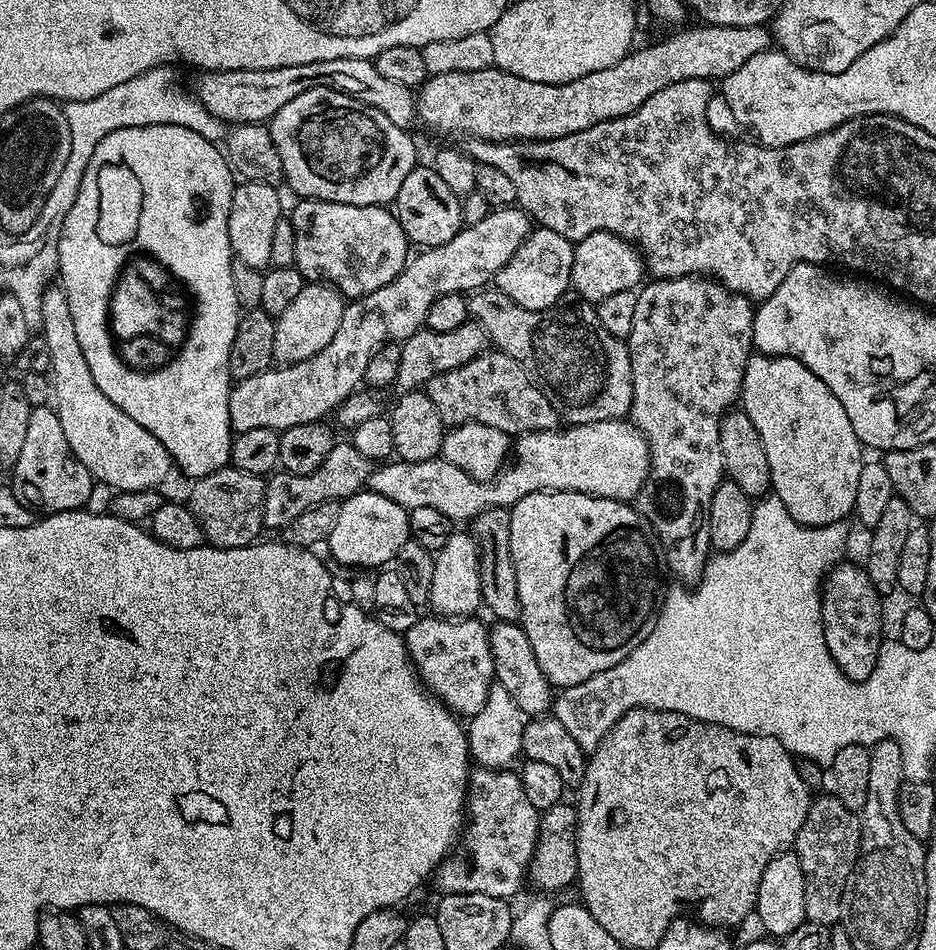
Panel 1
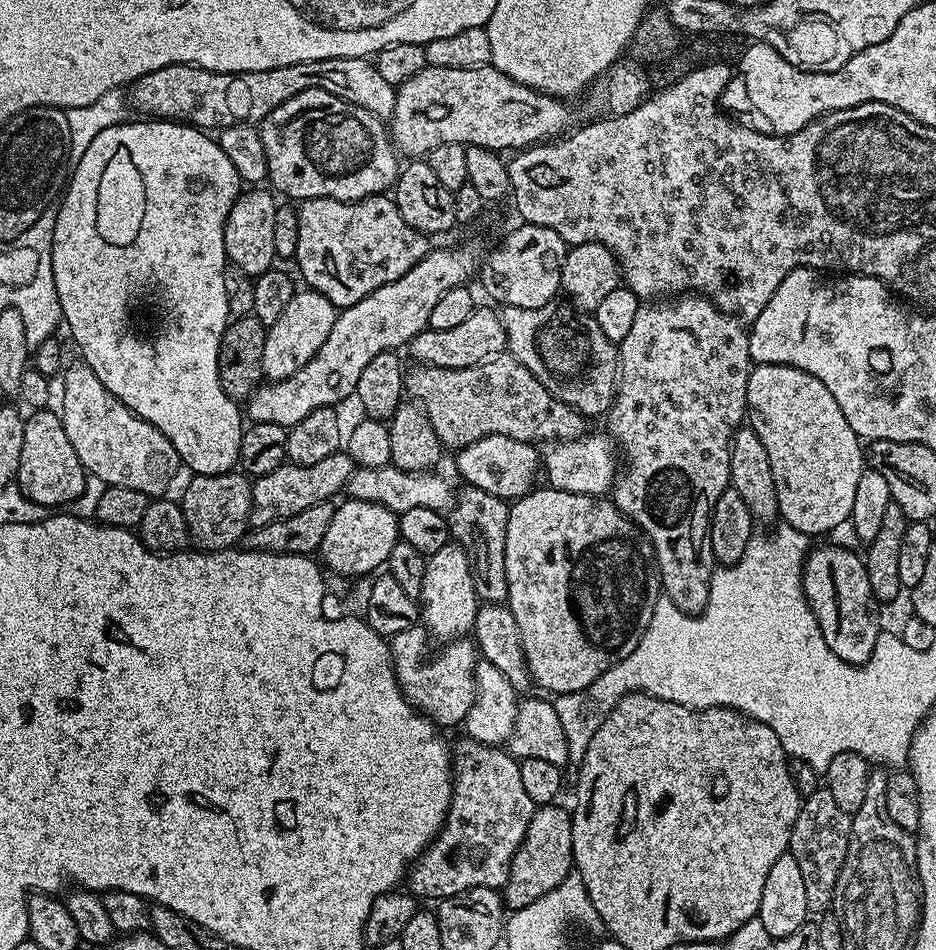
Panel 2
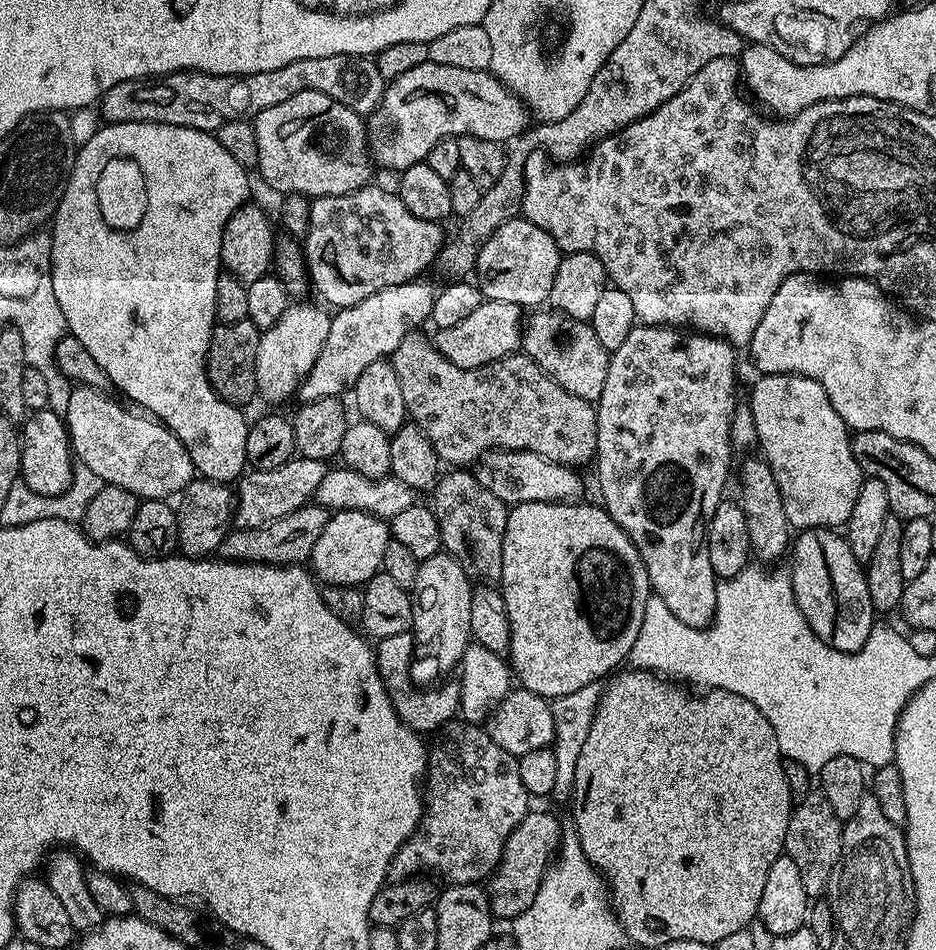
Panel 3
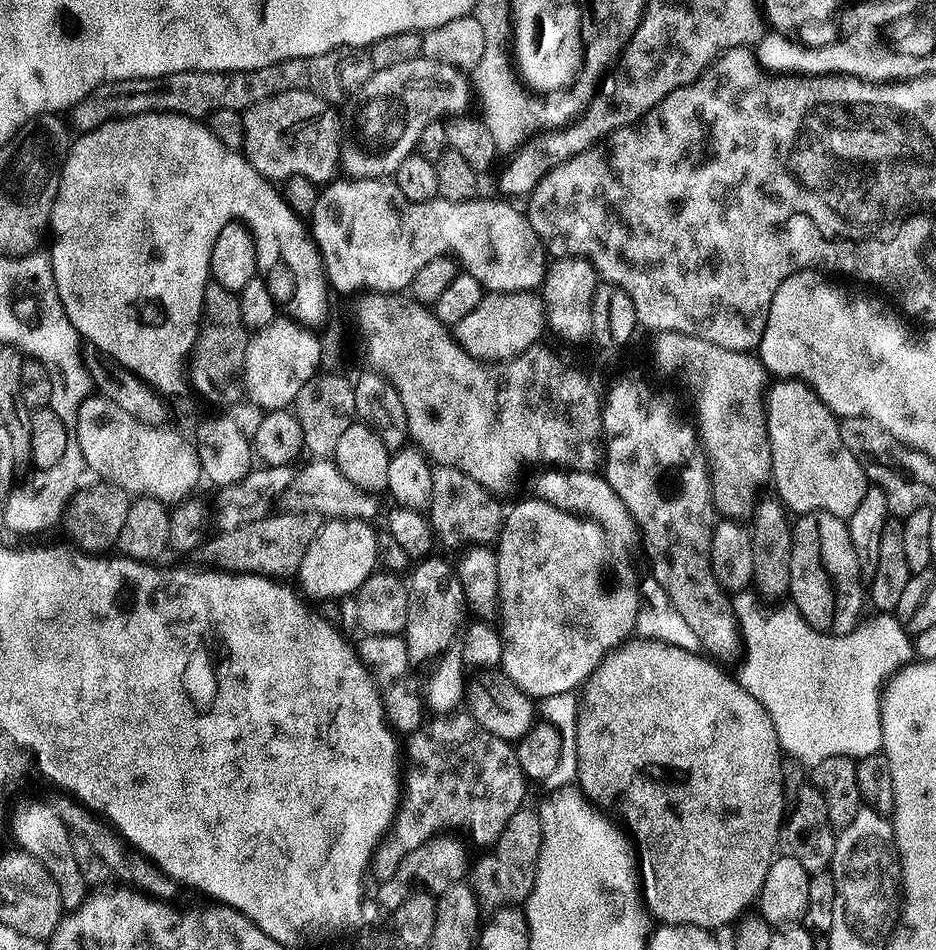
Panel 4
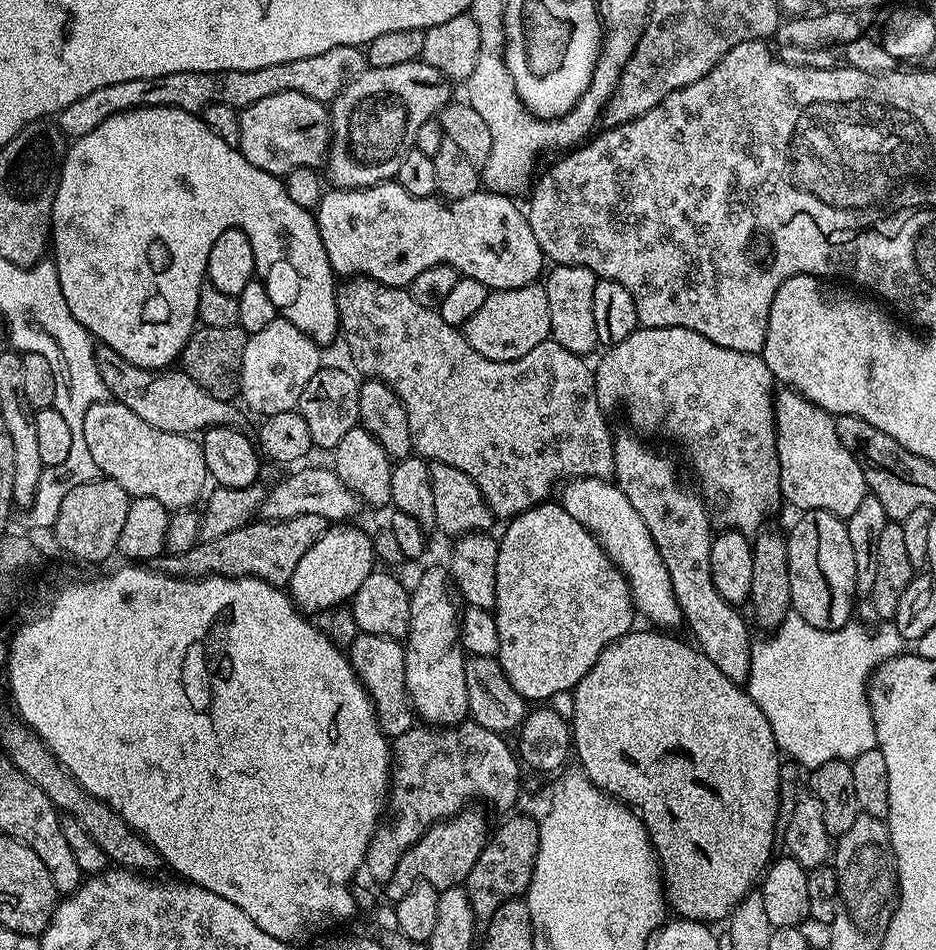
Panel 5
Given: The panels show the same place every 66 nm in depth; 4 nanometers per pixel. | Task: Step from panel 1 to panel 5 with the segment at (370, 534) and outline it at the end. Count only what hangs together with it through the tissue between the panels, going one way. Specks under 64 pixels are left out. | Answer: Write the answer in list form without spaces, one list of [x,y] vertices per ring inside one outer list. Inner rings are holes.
[[[344,522],[329,526],[320,535],[318,542],[314,542],[314,546],[302,554],[302,562],[294,566],[290,595],[297,609],[315,614],[327,608],[341,607],[345,602],[351,601],[358,586],[362,586],[362,582],[366,582],[374,570],[372,536],[360,528],[348,527],[352,526]]]

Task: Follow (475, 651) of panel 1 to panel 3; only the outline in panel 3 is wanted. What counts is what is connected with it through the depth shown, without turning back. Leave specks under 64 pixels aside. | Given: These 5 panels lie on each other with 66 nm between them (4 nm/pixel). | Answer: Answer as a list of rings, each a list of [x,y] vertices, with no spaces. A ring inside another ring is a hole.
[[[412,632],[390,634],[390,638],[376,640],[374,651],[380,677],[386,686],[386,694],[390,698],[398,718],[407,728],[421,734],[432,731],[432,733],[435,733],[457,719],[460,711],[459,683],[444,684],[441,688],[419,688],[412,681],[412,652],[414,653],[414,636]]]

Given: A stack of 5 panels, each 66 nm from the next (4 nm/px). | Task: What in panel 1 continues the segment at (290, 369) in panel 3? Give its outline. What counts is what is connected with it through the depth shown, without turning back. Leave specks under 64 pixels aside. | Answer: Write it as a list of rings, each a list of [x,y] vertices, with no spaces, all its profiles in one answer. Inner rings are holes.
[[[323,282],[305,283],[302,294],[298,294],[298,298],[294,298],[294,302],[290,302],[290,306],[286,306],[286,310],[282,310],[282,314],[275,317],[273,361],[277,365],[283,366],[285,364],[306,362],[306,358],[314,358],[314,354],[318,354],[318,350],[330,346],[334,334],[338,334],[338,326],[342,326],[342,314],[345,307],[345,297],[341,296],[340,291],[332,287],[331,284]]]

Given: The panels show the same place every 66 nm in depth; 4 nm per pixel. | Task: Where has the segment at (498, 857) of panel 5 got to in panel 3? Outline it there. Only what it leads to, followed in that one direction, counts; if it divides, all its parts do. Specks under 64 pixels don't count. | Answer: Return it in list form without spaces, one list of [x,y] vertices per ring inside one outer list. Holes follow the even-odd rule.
[[[530,810],[522,822],[514,826],[510,838],[506,838],[500,865],[486,884],[493,917],[500,919],[501,916],[505,922],[511,922],[526,911],[530,902],[534,902],[534,894],[538,894],[538,886],[542,886],[544,876],[557,855],[561,839],[560,820],[552,812]]]

